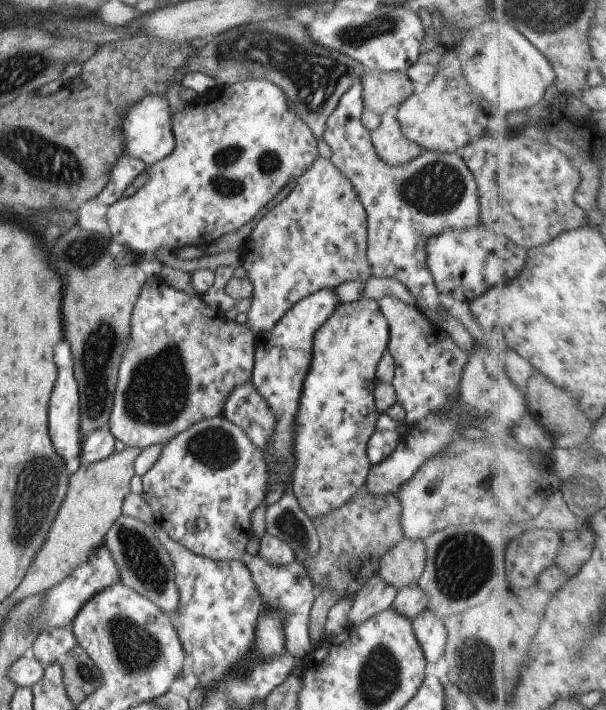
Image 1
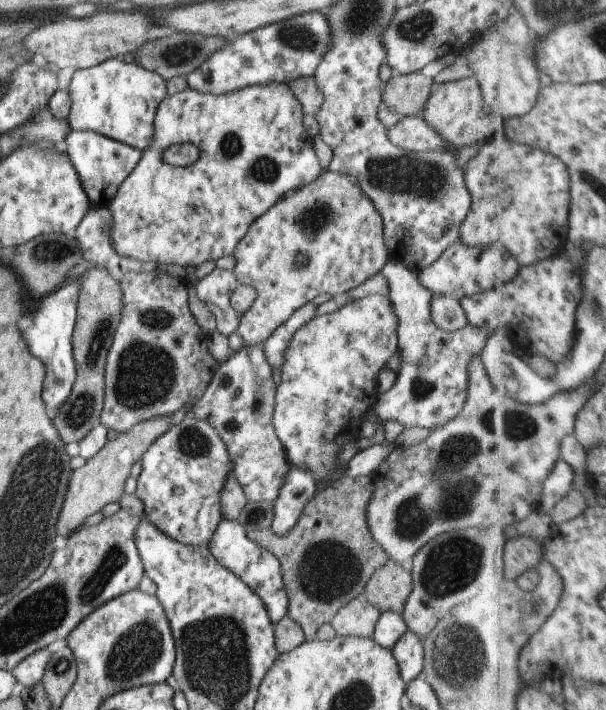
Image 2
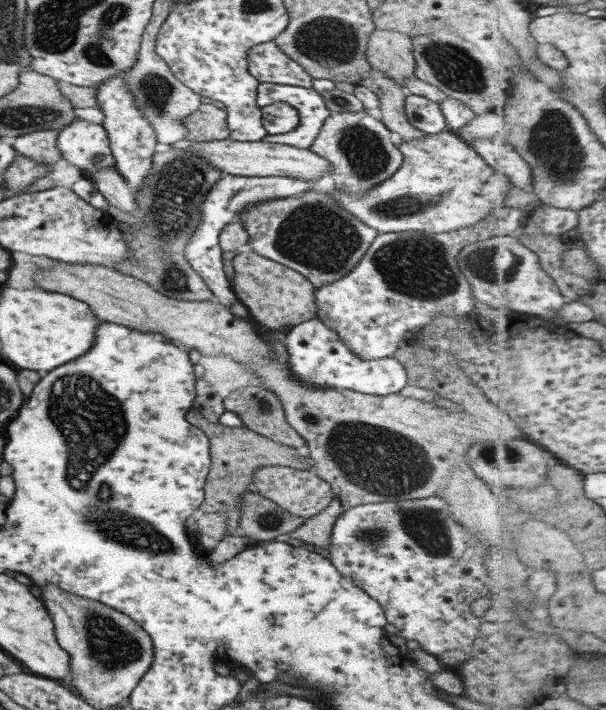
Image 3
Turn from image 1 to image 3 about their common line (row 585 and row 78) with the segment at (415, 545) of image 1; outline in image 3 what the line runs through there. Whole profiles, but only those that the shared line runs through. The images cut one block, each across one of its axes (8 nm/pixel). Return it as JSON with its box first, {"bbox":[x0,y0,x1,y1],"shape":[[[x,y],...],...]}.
{"bbox":[366,28,417,91],"shape":[[[376,28],[368,38],[366,56],[373,70],[387,75],[407,91],[405,81],[415,77],[417,66],[413,57],[412,36]]]}

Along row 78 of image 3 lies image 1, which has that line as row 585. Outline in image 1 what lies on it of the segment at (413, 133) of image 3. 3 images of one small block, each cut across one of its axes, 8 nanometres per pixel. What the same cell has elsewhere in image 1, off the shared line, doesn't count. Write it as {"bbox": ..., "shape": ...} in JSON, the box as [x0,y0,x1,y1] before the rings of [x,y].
{"bbox":[348,573,397,627],"shape":[[[378,573],[374,574],[355,595],[348,614],[348,622],[354,627],[360,626],[388,610],[392,607],[397,592],[390,584],[380,580]]]}

